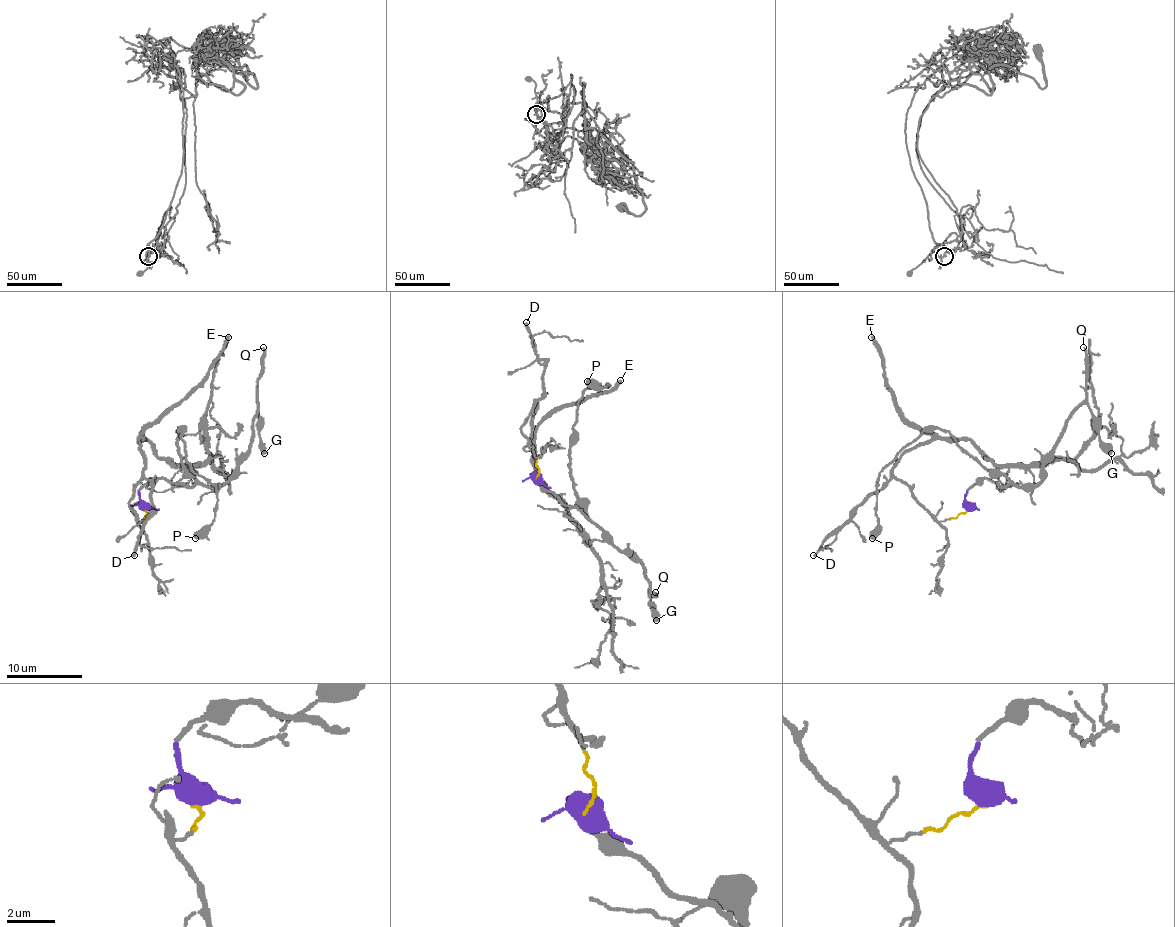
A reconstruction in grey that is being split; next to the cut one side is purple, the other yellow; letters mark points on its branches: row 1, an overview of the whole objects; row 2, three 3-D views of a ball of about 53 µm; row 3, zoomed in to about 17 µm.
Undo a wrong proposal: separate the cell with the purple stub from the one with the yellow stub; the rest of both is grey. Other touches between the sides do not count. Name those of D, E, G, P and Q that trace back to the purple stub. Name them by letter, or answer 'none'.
G, P, Q

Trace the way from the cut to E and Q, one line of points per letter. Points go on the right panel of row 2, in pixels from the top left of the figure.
E: (968, 510), (939, 521), (892, 472), (905, 452), (932, 436), (921, 433), (896, 406), (885, 359), (871, 336)
Q: (968, 510), (968, 491), (981, 478), (1006, 486), (1036, 486), (1041, 480), (1064, 421), (1085, 399), (1083, 348)

